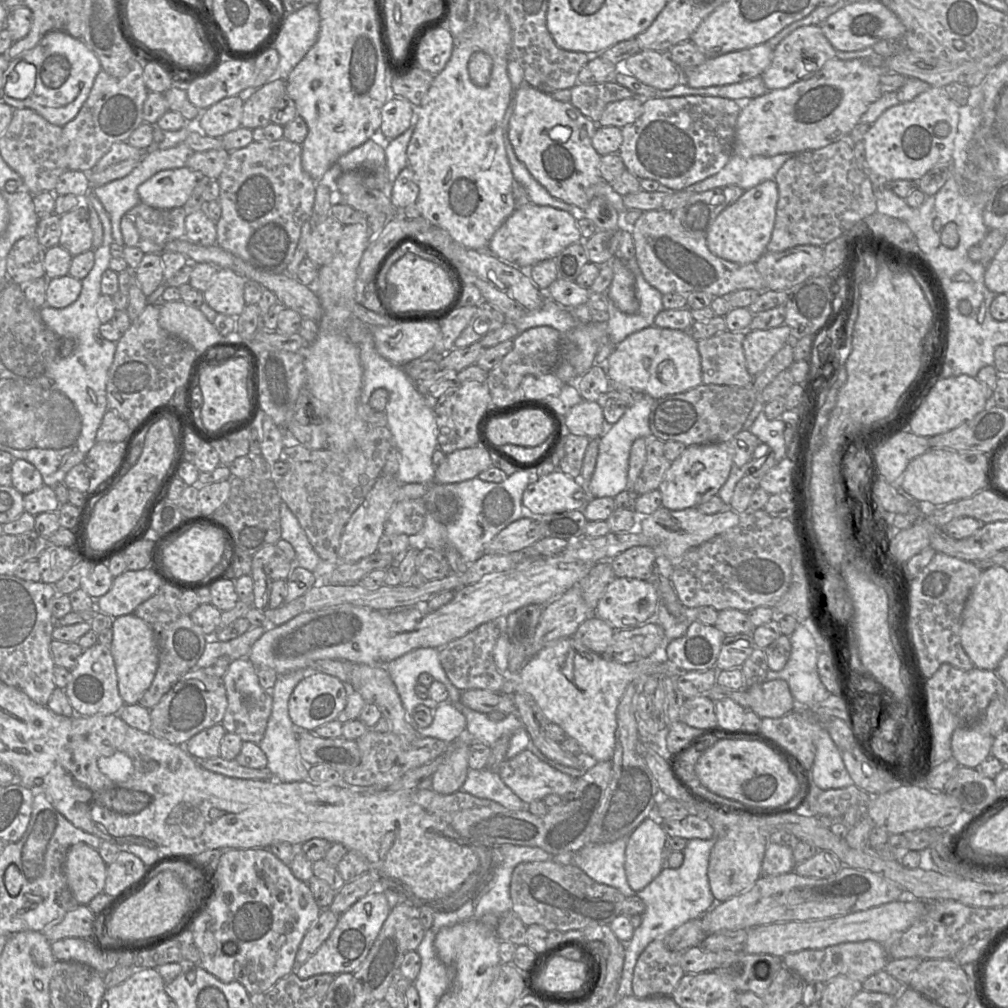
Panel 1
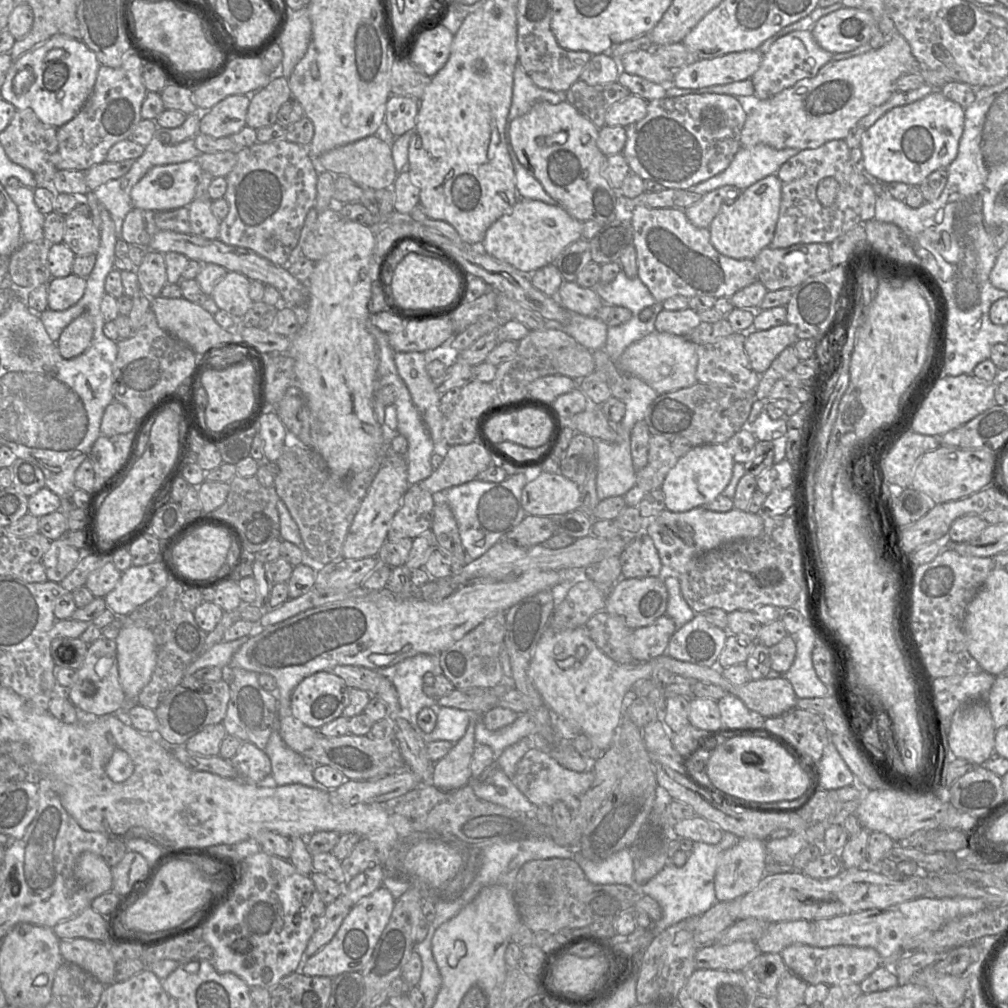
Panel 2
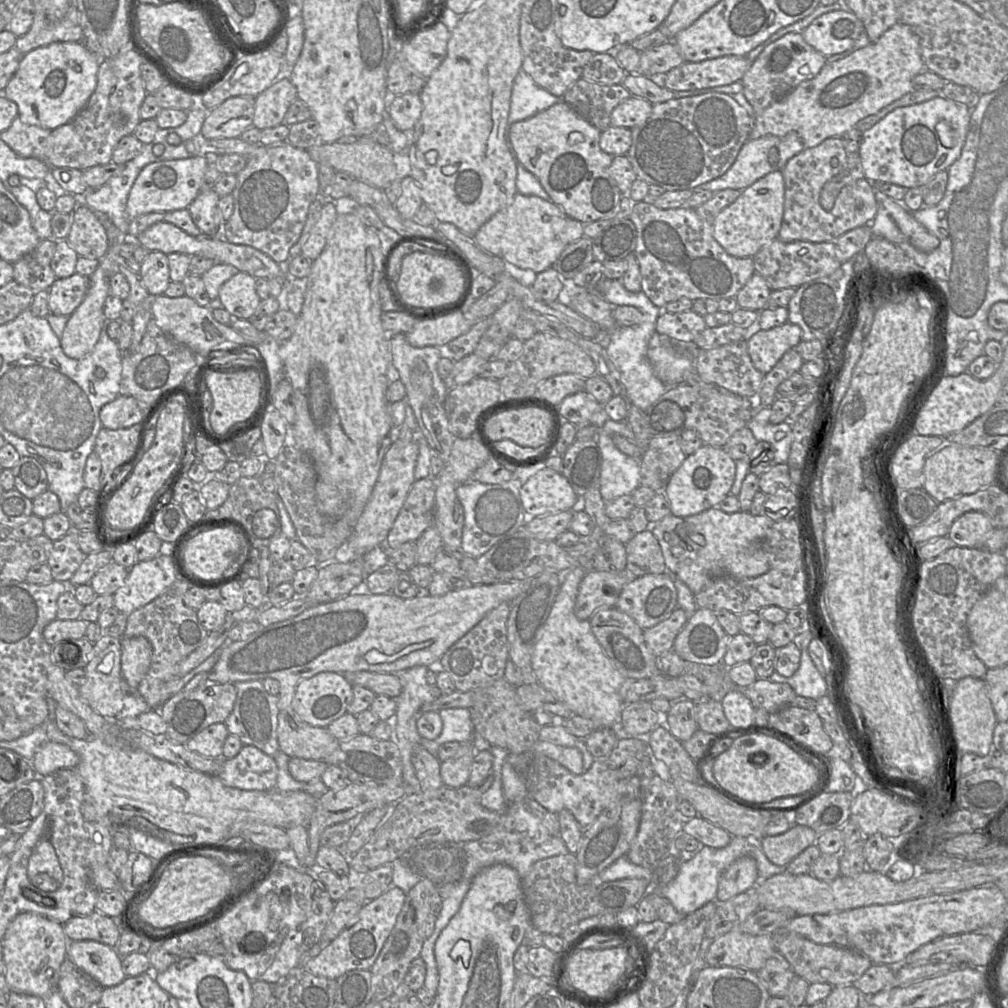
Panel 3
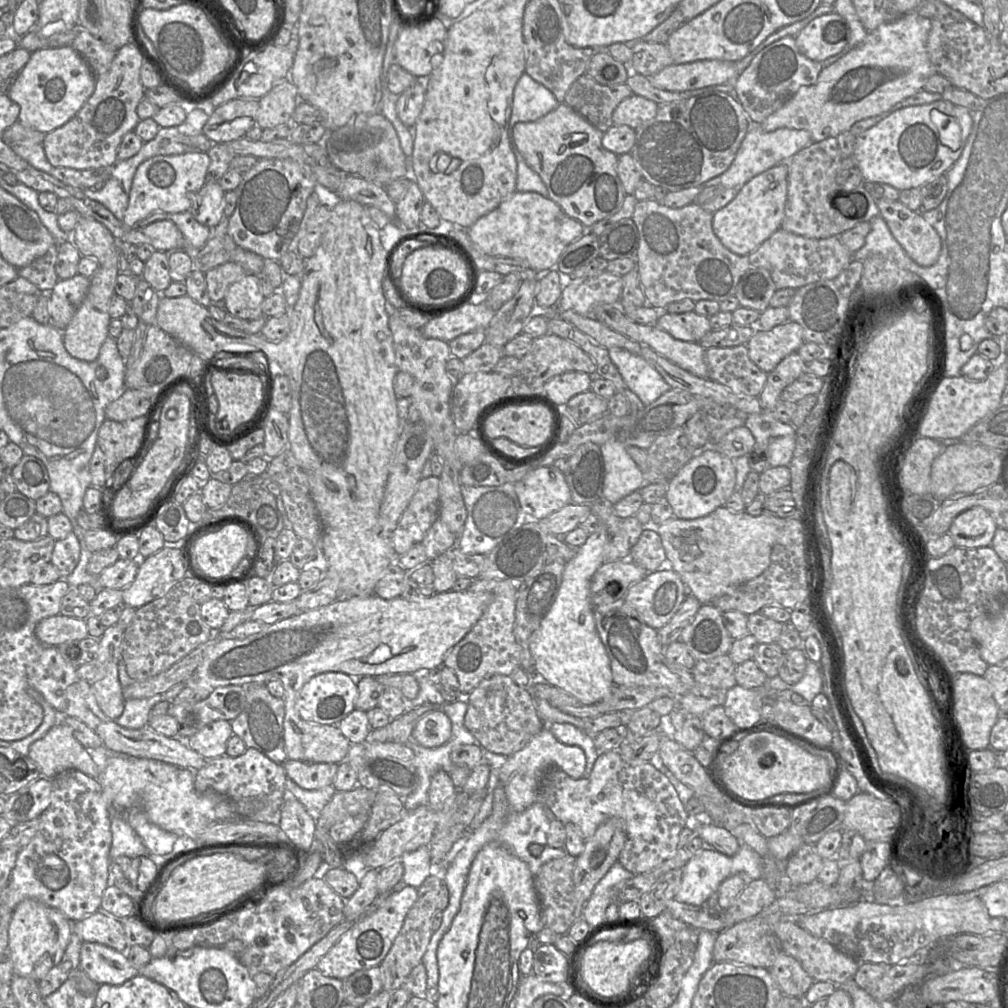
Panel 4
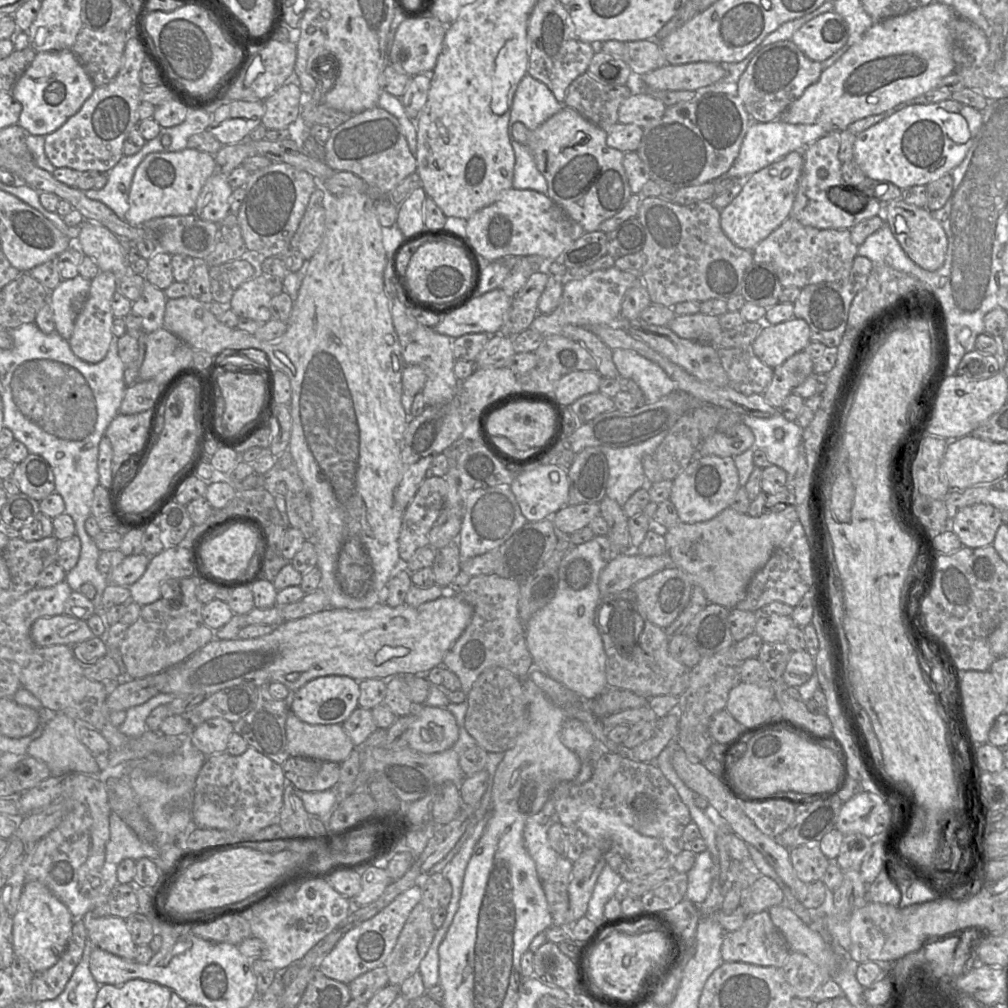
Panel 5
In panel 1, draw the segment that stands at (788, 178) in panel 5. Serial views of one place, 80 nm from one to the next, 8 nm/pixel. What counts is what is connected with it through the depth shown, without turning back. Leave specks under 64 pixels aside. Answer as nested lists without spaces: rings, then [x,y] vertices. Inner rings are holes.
[[[766,180],[749,190],[714,220],[706,235],[708,249],[717,257],[737,263],[755,263],[765,252],[774,228],[778,188],[775,180]]]

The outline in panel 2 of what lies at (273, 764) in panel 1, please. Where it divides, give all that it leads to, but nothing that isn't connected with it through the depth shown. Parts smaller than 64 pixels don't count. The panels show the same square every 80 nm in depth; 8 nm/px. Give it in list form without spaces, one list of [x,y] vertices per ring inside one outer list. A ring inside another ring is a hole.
[[[278,710],[276,728],[273,730],[265,748],[265,753],[271,761],[271,778],[273,785],[302,784],[321,790],[330,790],[321,785],[313,777],[313,768],[303,755],[289,748],[278,731]]]

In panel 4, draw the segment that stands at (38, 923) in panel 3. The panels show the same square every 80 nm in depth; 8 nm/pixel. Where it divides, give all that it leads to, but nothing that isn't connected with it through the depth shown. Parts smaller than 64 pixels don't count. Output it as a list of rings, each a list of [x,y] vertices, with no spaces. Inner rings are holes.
[[[25,899],[13,911],[8,942],[13,974],[39,981],[57,966],[70,942],[73,923],[59,910],[34,899]]]

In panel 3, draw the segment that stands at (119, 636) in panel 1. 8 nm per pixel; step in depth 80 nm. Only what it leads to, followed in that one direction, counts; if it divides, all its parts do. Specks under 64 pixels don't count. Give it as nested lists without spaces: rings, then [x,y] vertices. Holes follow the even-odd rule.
[[[143,636],[121,638],[121,674],[129,690],[137,690],[149,670],[152,645]]]

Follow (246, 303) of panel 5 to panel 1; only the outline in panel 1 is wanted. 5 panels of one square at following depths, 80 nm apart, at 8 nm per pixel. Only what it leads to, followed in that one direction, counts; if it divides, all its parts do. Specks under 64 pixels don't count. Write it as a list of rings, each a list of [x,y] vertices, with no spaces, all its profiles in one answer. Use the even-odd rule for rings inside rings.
[[[218,269],[213,281],[203,292],[204,302],[214,311],[236,318],[246,306],[244,286],[246,280],[230,269]]]

